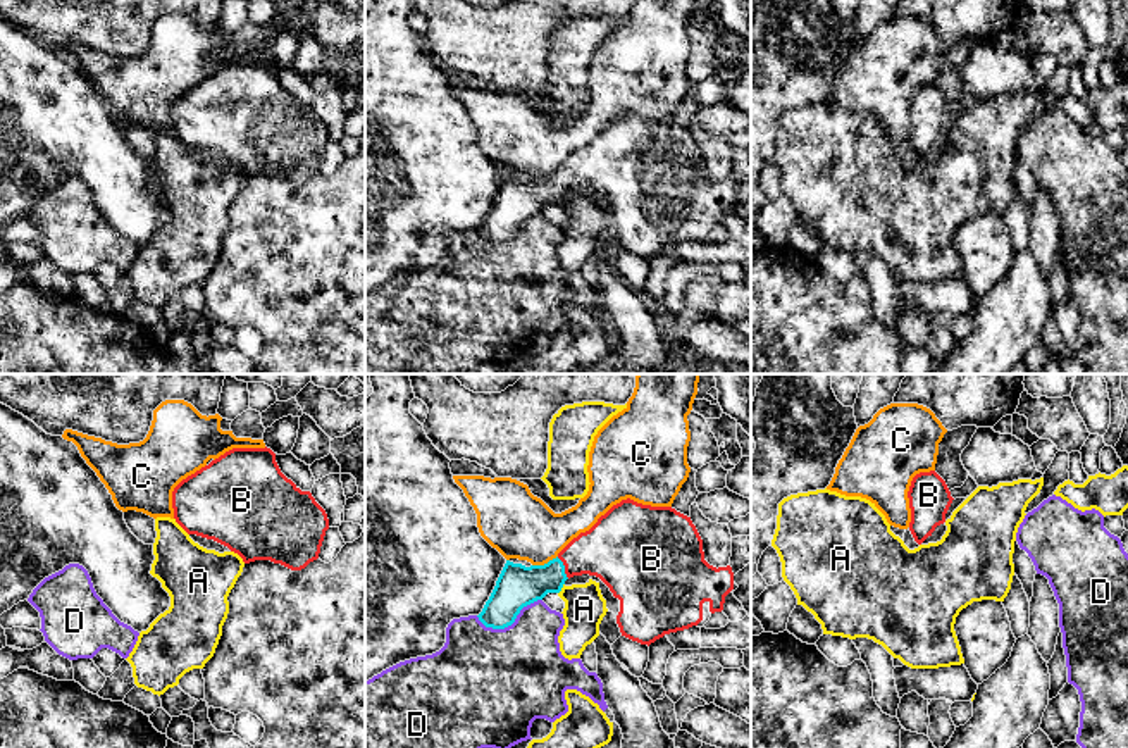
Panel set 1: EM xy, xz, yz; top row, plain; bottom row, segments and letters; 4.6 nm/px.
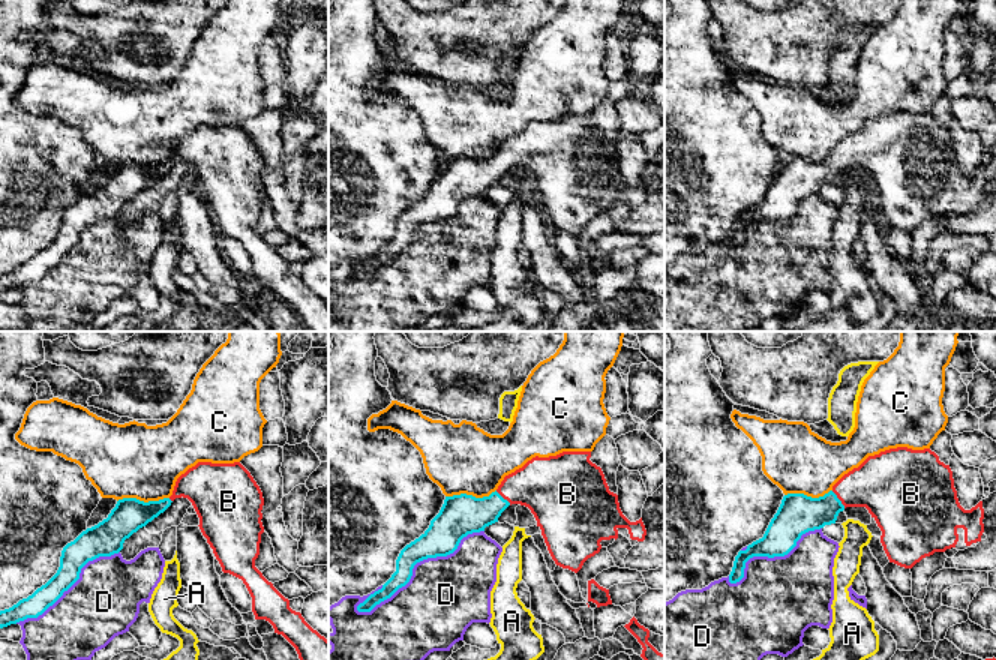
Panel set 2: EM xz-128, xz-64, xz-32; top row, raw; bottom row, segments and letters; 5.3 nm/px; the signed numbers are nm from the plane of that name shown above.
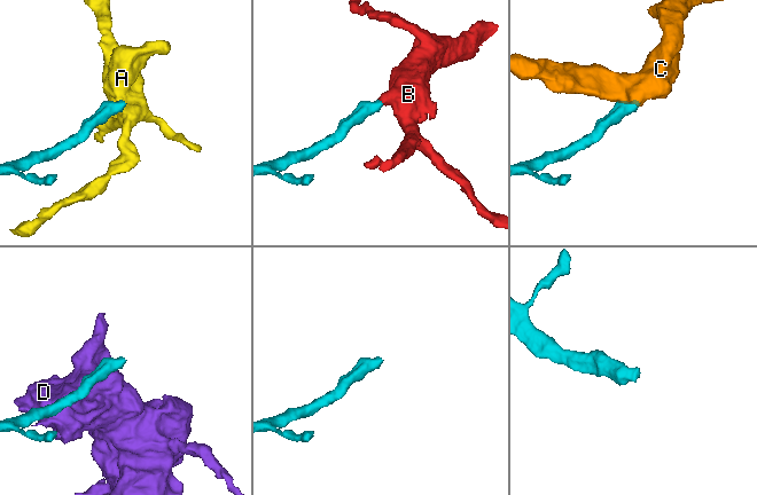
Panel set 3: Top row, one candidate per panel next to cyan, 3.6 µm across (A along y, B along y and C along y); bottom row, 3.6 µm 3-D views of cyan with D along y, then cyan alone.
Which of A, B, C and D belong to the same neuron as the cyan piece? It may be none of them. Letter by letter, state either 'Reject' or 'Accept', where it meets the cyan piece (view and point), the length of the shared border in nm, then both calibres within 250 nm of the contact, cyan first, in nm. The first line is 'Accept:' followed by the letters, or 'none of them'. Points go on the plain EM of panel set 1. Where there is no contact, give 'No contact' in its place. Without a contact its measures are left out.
Accept: B
A: Reject. Touches cyan at xz (562, 200). Shared border 60 nm. Thickness 200 nm (cyan) against 190 nm
B: Accept. Touches cyan at xz (564, 181). Shared border 120 nm. Thickness 200 nm (cyan) against 300 nm
C: Reject. Touches cyan at xz (545, 178). Shared border 130 nm. Thickness 200 nm (cyan) against 300 nm
D: Reject. Touches cyan at xz (510, 238). Shared border 320 nm. Thickness 200 nm (cyan) against 460 nm

